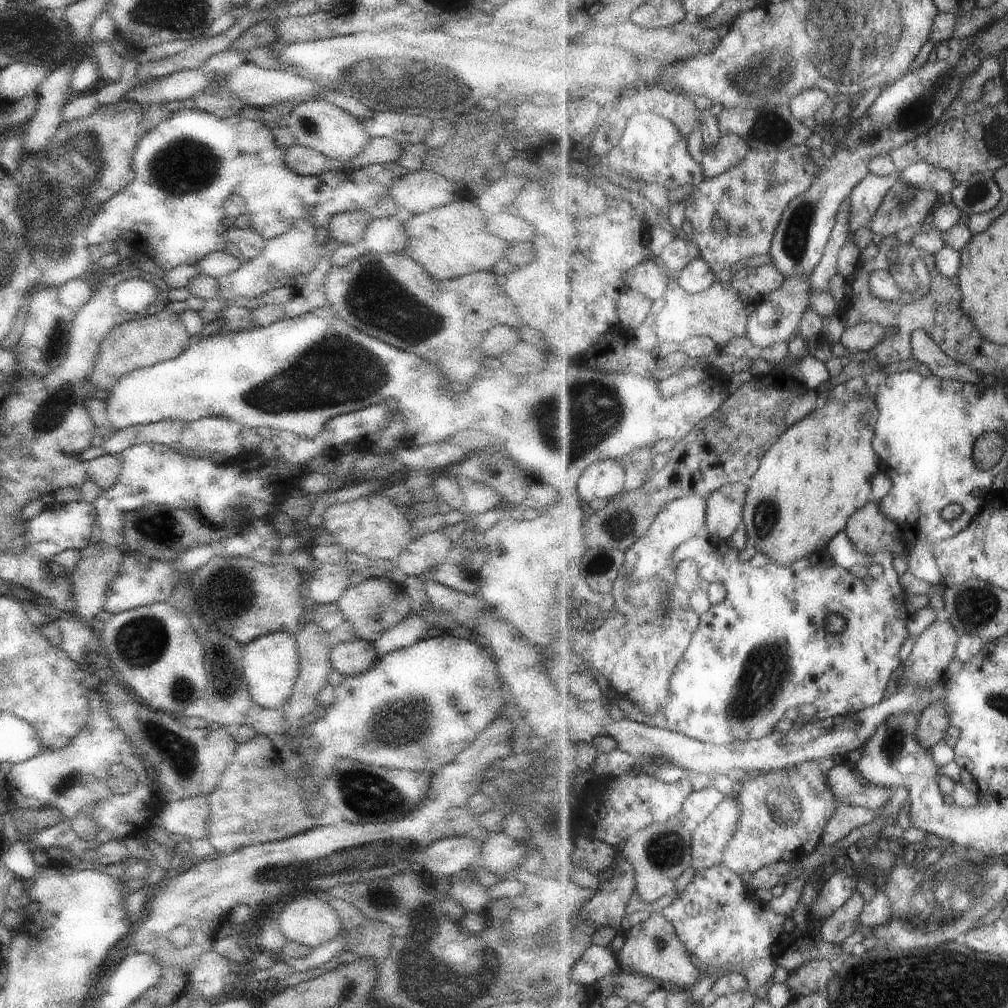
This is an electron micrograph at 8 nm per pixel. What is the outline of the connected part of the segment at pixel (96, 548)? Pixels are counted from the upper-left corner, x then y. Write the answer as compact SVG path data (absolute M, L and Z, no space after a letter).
M99 541L94 544L89 543L79 551L80 558L77 560L69 581L74 592L76 612L81 618L86 620L94 617L97 612L102 610L105 591L117 574L117 567L121 564L123 551L121 547L102 545Z

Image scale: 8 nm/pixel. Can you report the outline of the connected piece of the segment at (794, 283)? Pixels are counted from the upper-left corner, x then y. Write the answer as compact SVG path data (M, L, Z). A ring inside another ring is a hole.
M802 276L789 277L788 280L772 293L767 293L761 301L752 318L748 322L748 337L758 347L765 348L775 342L789 342L794 332L800 328L804 314L808 310L811 283Z

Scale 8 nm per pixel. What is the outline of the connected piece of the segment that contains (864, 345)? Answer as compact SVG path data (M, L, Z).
M865 321L854 327L846 327L840 336L839 345L853 354L863 352L863 350L871 352L885 340L886 336L887 331L881 323Z

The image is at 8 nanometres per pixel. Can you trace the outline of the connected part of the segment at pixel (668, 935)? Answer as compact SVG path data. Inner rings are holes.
M654 911L648 919L631 927L624 936L624 945L617 952L621 968L651 977L661 986L677 984L690 989L699 980L701 972L697 969L697 961L680 939L676 926L661 911Z

